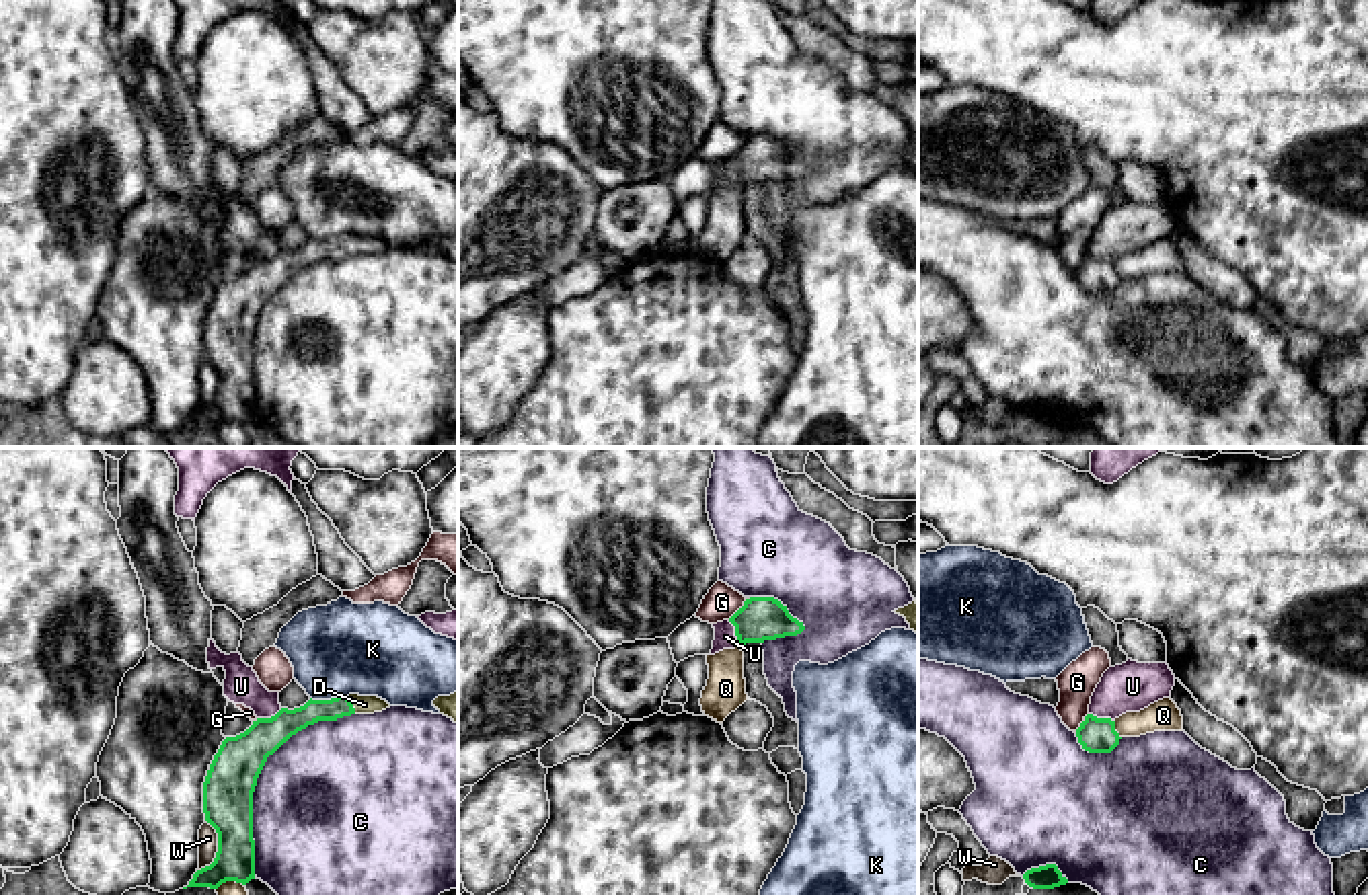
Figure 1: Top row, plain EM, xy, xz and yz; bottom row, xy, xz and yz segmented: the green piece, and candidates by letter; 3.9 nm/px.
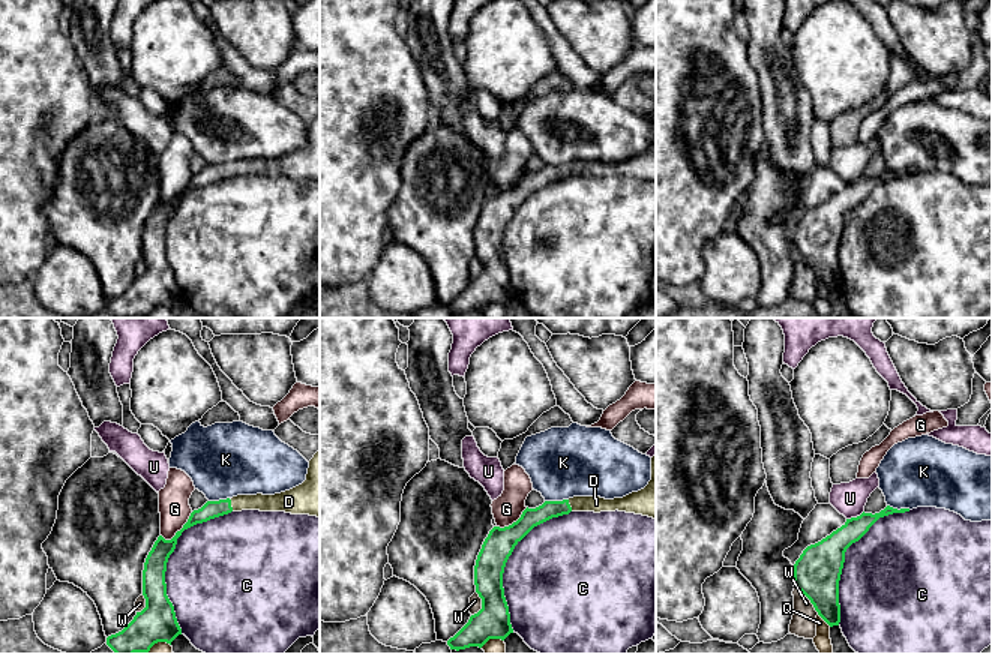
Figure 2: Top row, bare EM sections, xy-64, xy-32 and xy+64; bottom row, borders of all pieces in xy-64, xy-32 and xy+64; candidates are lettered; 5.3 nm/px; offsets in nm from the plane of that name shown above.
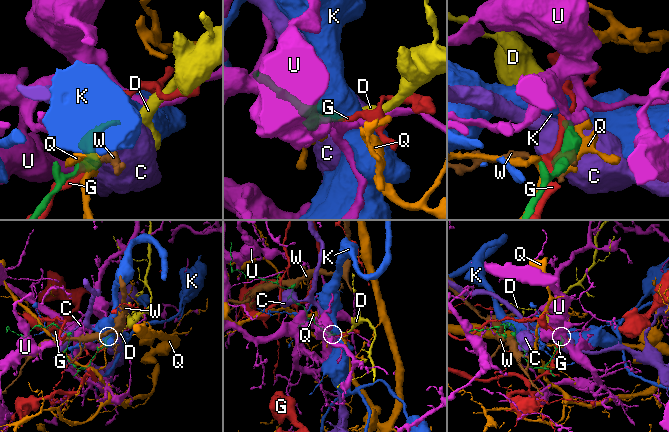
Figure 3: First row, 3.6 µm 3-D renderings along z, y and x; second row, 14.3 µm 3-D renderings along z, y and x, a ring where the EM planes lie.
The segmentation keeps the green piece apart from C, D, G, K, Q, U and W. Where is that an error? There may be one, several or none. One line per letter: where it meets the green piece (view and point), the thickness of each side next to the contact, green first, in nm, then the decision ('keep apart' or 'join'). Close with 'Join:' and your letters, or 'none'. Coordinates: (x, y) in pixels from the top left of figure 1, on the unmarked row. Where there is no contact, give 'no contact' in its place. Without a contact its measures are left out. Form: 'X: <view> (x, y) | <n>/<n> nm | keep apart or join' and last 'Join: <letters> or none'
C: xy (259, 313) | 200/500 nm | keep apart
D: xy (352, 245) | 100/80 nm | join
G: xz (738, 150) | 180/140 nm | keep apart
K: xy (331, 239) | 110/360 nm | keep apart
Q: yz (1114, 269) | 140/120 nm | keep apart
U: xz (736, 173) | 180/80 nm | keep apart
W: xy (218, 388) | 200/80 nm | keep apart
Join: D

